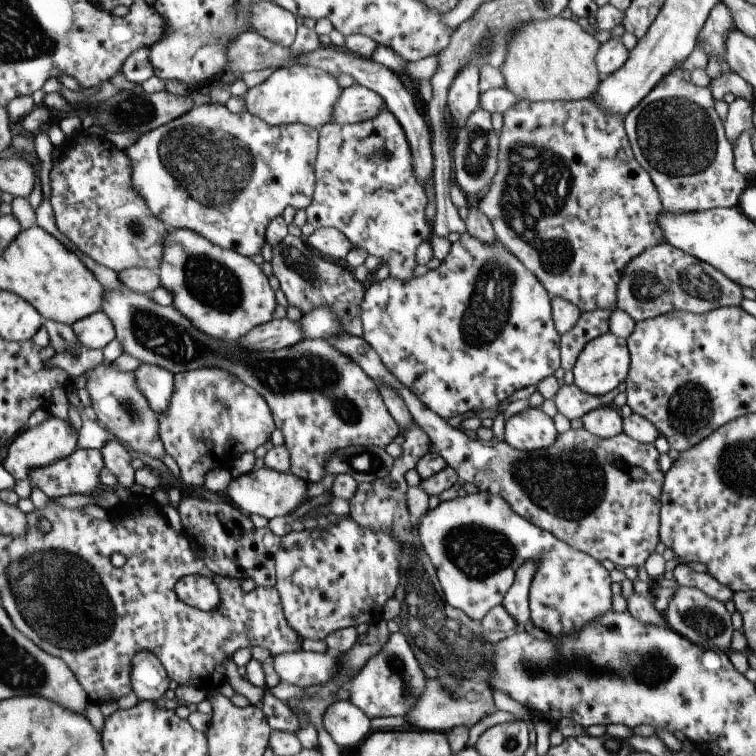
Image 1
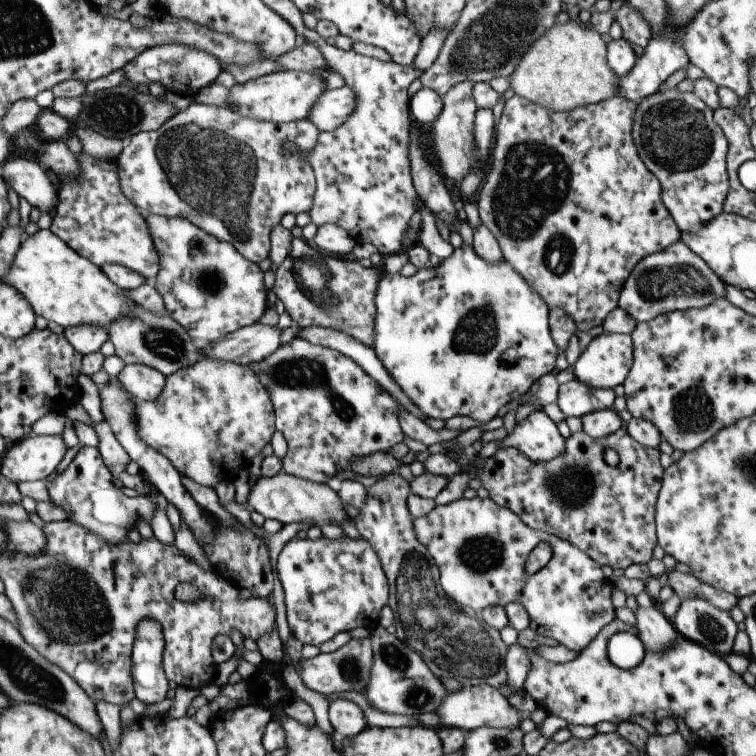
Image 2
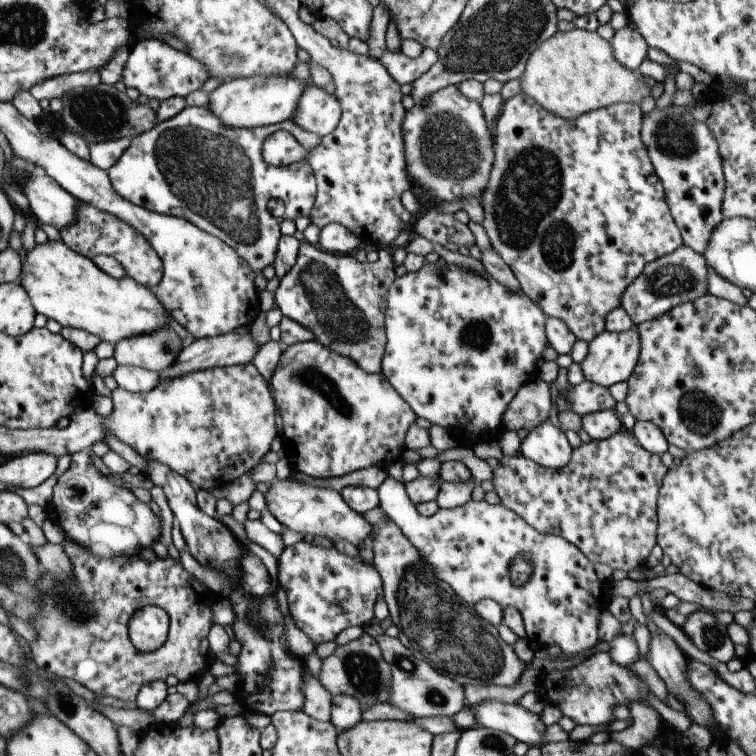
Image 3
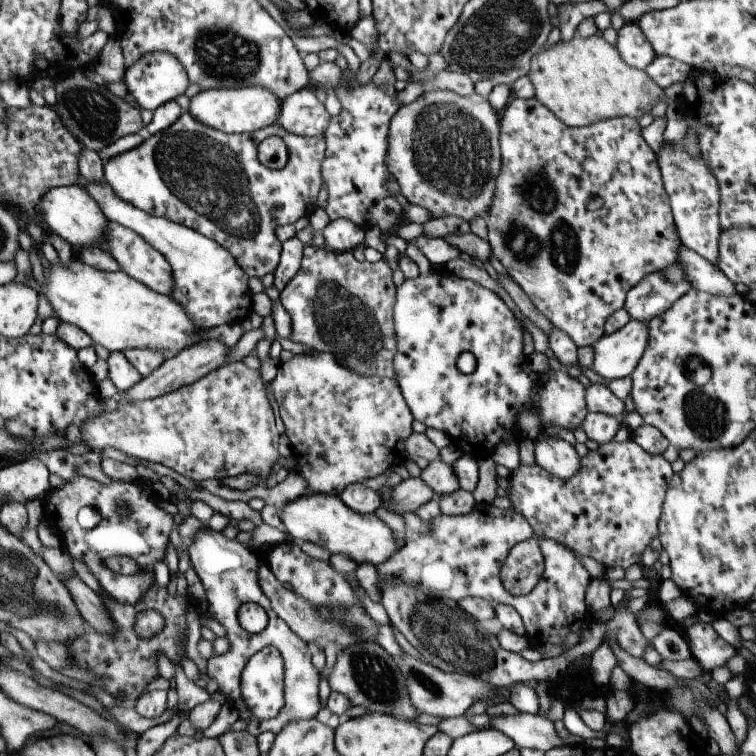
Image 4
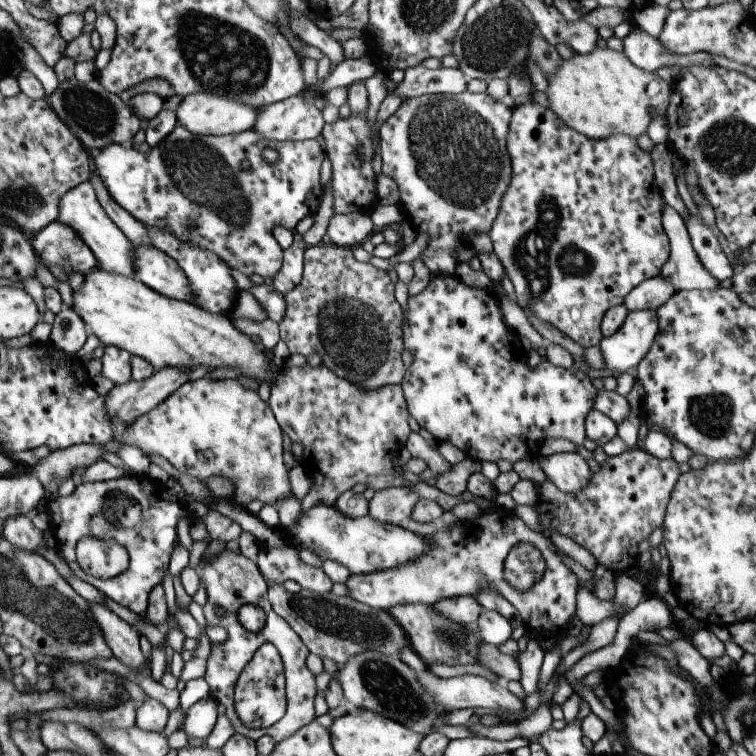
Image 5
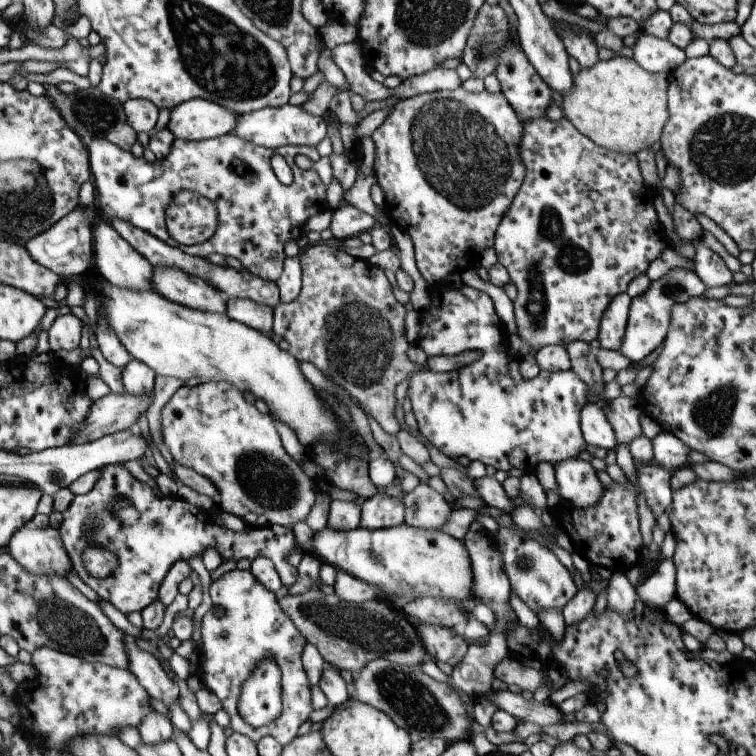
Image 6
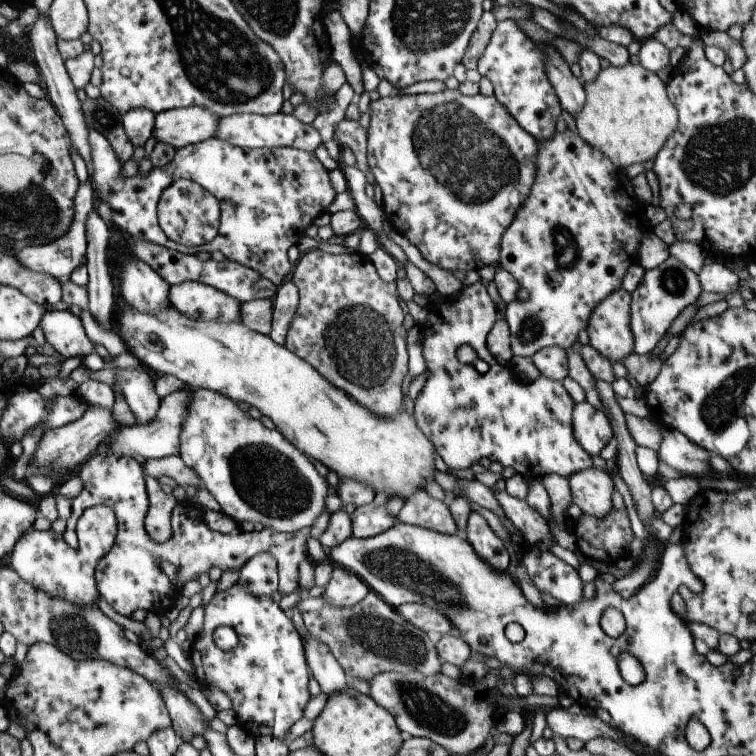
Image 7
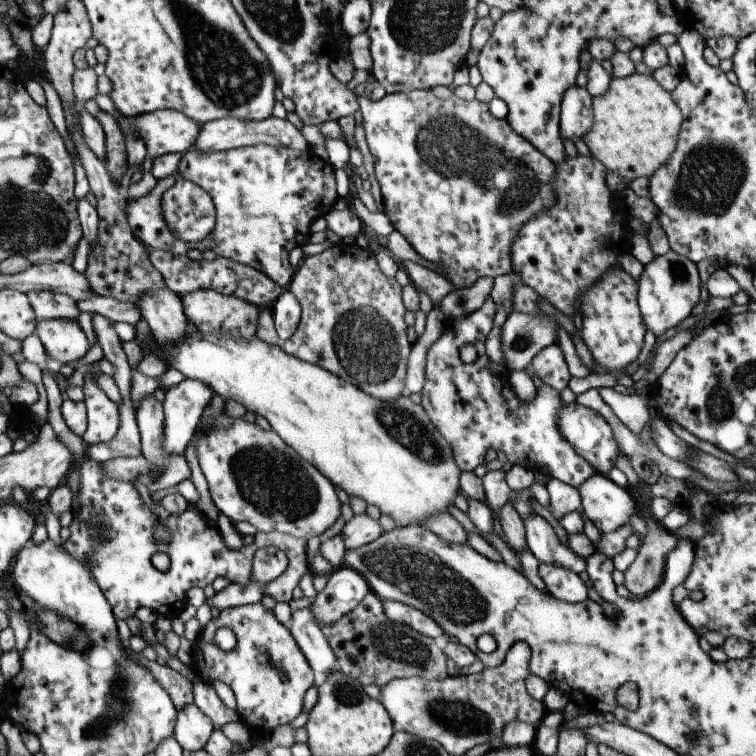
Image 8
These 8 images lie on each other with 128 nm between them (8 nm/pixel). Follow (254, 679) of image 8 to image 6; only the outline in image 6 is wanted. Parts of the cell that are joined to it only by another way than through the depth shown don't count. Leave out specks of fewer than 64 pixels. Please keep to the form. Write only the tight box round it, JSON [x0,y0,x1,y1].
[197,569,313,746]

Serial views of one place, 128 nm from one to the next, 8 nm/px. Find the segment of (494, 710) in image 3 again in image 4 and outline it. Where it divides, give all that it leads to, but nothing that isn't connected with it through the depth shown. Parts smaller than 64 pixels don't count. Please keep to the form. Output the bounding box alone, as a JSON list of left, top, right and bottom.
[488,712,564,752]

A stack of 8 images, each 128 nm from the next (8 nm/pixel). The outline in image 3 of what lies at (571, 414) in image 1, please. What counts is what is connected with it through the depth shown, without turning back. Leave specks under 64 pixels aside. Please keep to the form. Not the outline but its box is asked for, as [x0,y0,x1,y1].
[553,367,615,416]

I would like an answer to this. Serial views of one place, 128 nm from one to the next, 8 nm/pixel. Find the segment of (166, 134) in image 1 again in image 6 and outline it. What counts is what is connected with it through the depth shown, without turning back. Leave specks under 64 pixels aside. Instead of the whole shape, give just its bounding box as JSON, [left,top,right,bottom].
[86,133,329,282]

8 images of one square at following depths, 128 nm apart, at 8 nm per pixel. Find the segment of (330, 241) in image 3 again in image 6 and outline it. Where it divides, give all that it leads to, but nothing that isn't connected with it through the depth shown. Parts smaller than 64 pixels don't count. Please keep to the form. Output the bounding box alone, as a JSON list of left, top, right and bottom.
[328,206,376,243]

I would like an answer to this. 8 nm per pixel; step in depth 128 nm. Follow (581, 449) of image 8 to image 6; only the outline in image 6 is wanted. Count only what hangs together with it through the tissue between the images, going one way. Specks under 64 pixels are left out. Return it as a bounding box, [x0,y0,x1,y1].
[579,403,618,450]

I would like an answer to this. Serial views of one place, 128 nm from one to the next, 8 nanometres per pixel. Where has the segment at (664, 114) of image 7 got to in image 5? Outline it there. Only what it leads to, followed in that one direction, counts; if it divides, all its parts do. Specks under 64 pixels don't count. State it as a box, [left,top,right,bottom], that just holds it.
[544,45,670,140]

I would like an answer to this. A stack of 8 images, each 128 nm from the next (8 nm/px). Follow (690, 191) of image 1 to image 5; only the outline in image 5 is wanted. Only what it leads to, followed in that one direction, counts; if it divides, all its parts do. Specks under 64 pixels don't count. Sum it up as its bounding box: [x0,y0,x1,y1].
[685,211,734,282]

